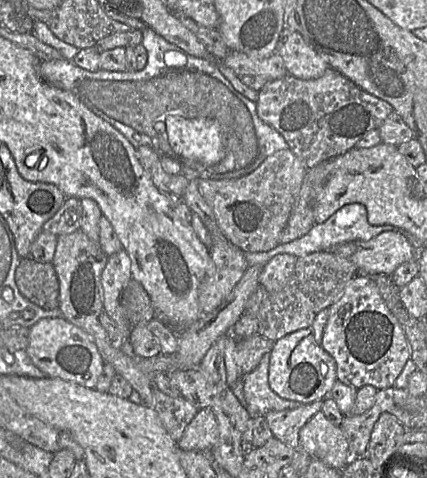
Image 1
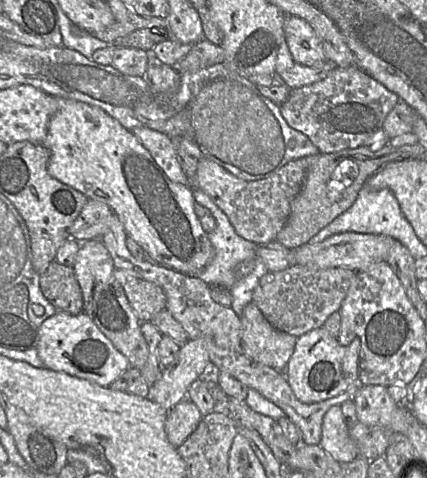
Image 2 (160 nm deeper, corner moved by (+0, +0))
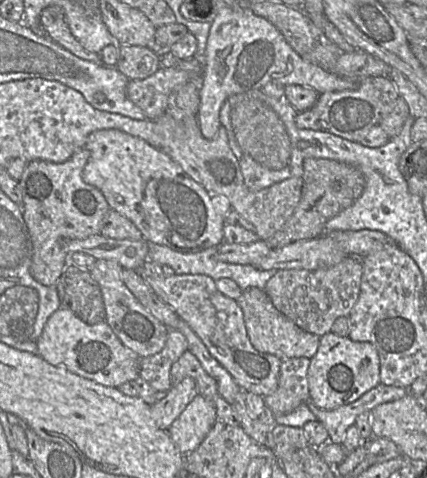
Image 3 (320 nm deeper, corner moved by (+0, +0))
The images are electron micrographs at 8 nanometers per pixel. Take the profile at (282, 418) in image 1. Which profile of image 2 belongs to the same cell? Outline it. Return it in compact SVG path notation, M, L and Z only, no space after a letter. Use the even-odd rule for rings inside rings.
M113 214L107 221L106 232L101 236L100 240L103 245L107 248L110 253L114 267L116 269L122 269L126 272L130 272L132 275L142 278L144 280L150 281L159 287L162 288L166 297L166 306L167 309L172 316L177 320L185 332L187 333L190 339L201 338L205 341L205 347L208 351L209 358L211 362L220 370L227 372L232 375L239 381L241 381L244 385L249 388L255 389L260 394L262 394L265 398L273 402L276 406L281 408L285 415L299 428L301 432L302 441L308 445L319 445L321 439L322 432L322 422L325 413L328 409L335 405L341 405L346 401L352 401L357 389L360 387L349 387L346 391L341 394L320 401L316 403L303 403L298 400L293 393L286 377L277 372L275 369L259 364L252 359L250 359L243 351L241 346L241 322L240 317L233 311L231 307L226 307L216 303L211 297L211 286L201 280L199 277L195 275L187 275L175 270L169 269L157 263L153 263L151 261L139 260L135 258L127 248L126 240L127 240L127 232L118 219L118 217Z

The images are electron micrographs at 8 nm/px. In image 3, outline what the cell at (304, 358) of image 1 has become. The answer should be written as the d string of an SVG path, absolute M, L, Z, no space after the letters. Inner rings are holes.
M326 333L320 337L316 354L310 358L307 372L312 403L332 410L352 403L380 384L380 361L377 349L367 341L353 341L349 337Z

